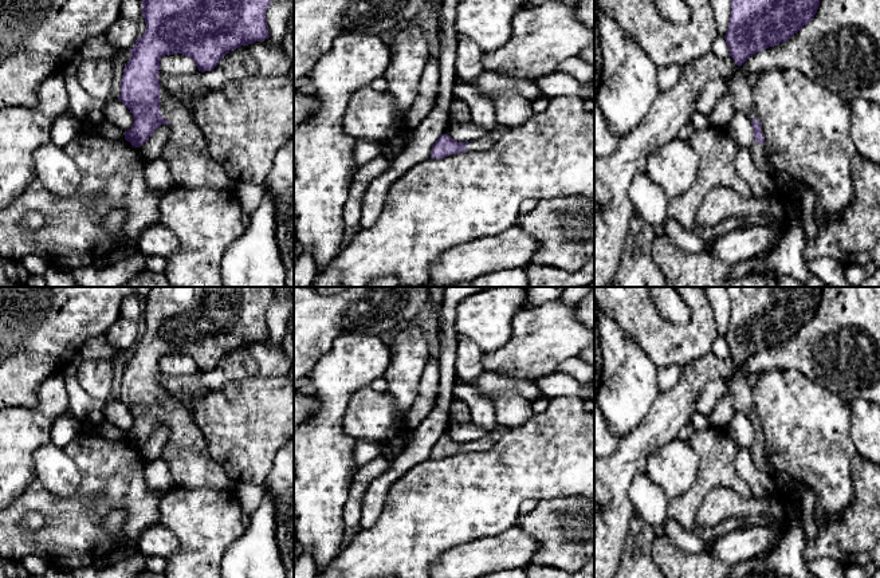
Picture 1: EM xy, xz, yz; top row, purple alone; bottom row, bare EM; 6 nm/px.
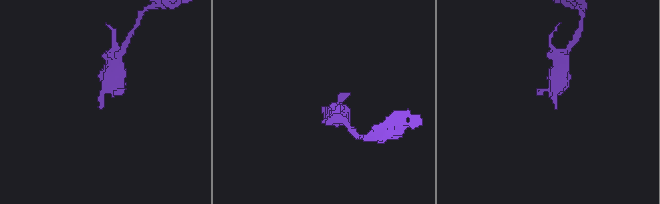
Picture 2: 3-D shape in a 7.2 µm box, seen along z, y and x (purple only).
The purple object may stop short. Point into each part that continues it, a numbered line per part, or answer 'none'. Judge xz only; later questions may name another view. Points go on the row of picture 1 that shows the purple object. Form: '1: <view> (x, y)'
1: xz (484, 142)

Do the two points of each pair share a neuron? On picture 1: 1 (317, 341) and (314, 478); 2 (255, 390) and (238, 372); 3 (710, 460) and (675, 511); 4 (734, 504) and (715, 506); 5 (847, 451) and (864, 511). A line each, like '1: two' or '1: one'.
1: two
2: two
3: one
4: one
5: two

